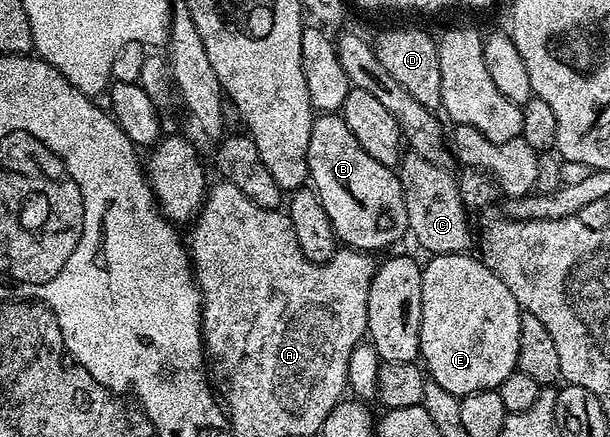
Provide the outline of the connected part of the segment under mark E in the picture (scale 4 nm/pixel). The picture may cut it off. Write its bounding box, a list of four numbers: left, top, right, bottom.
[419,252,523,398]

